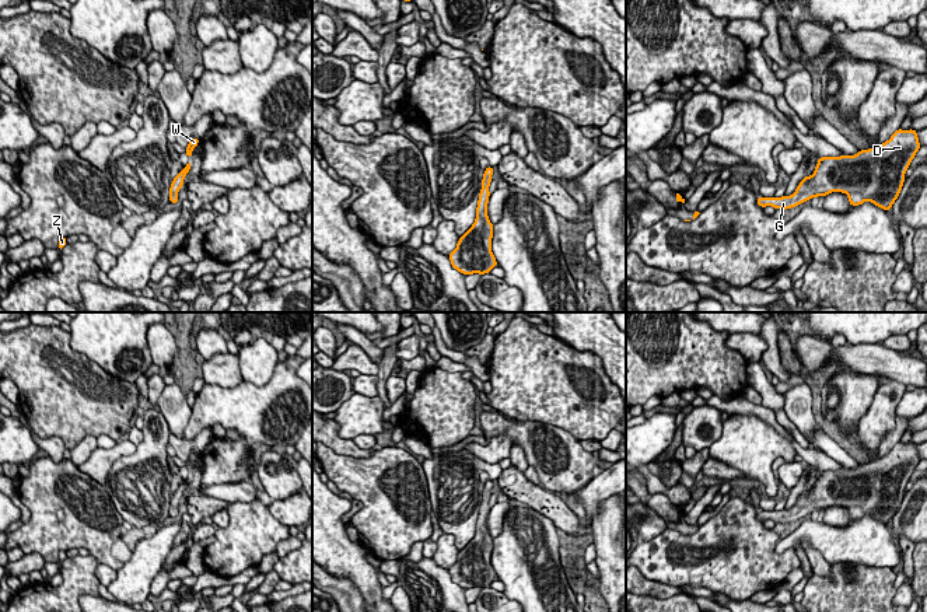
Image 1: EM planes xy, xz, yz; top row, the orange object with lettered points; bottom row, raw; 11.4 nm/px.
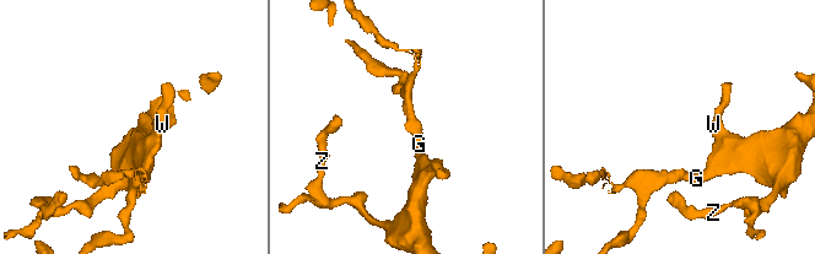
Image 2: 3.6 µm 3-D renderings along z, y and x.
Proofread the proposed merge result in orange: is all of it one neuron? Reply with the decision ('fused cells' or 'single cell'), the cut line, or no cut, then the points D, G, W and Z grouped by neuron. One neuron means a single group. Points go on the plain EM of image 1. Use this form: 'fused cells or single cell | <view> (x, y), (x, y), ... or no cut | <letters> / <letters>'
single cell | no cut | D G W Z

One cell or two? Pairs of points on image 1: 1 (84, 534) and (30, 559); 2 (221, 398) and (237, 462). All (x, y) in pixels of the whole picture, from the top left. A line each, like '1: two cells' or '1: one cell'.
1: two cells
2: two cells

